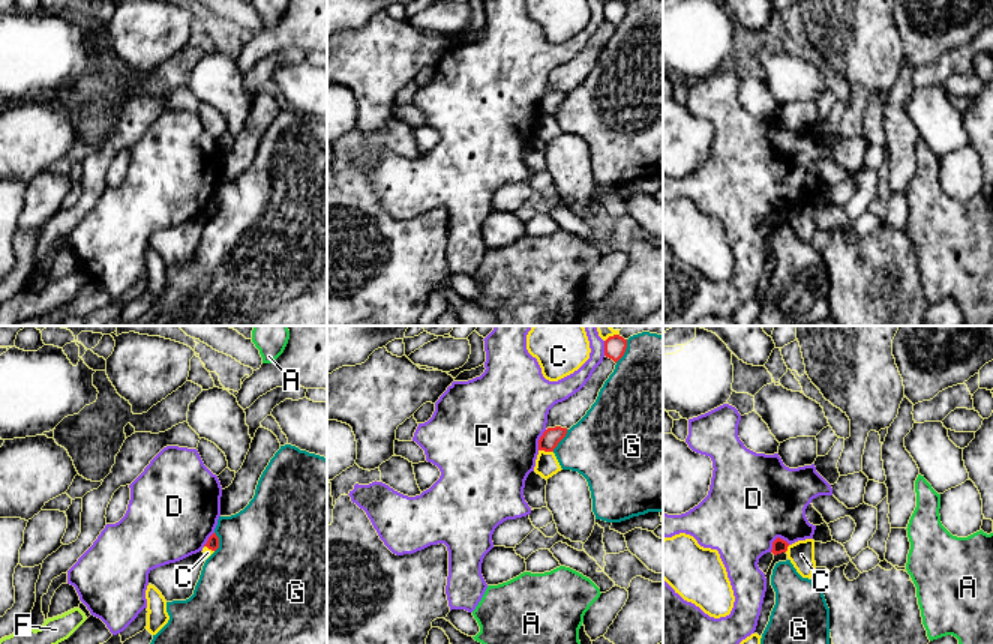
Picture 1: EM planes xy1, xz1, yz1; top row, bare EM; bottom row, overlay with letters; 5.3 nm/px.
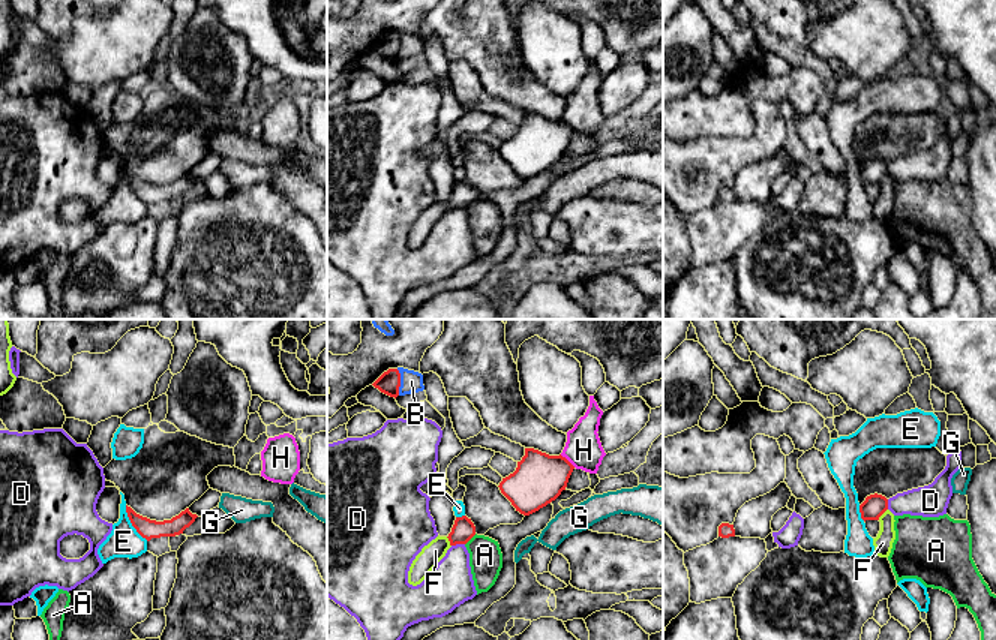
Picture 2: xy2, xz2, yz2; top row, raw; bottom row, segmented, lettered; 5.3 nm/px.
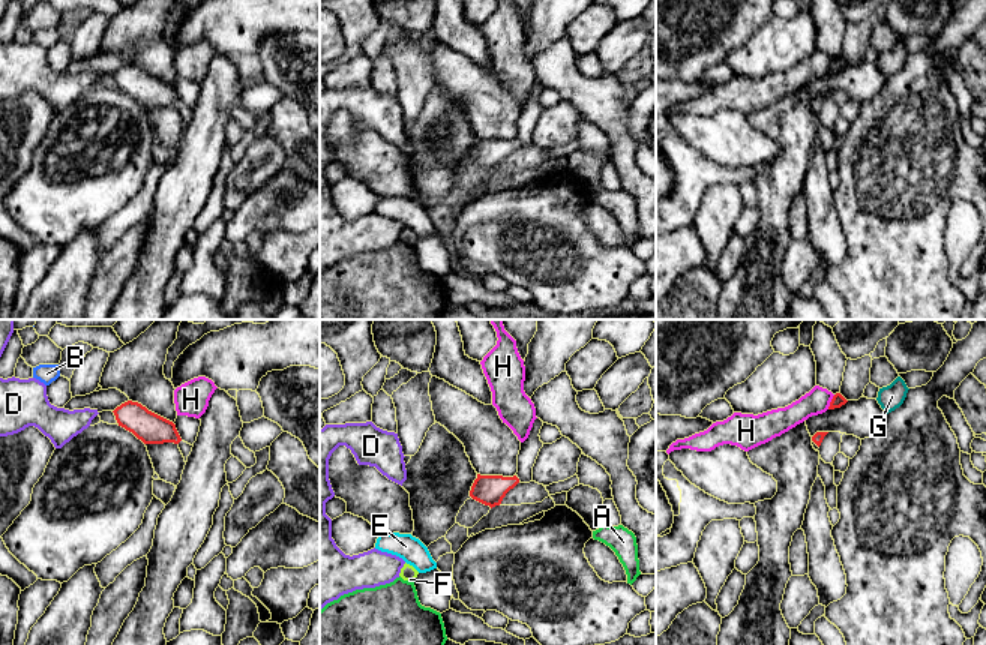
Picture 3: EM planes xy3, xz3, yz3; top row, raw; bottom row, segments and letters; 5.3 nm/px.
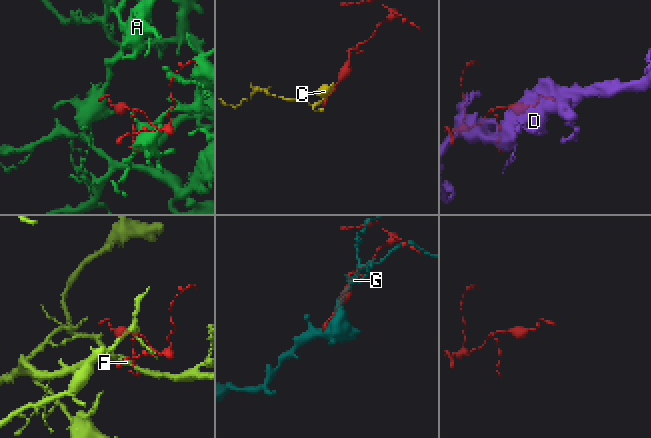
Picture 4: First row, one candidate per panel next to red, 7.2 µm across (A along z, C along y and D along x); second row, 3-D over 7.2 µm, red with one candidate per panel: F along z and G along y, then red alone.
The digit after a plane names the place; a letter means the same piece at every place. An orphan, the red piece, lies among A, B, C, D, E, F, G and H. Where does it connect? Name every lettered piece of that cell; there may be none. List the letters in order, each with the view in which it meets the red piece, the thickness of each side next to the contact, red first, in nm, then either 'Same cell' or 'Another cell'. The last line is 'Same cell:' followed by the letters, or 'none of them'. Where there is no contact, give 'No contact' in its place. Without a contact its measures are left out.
A: Touches red in xz2. Thickness 120 nm (red) against 180 nm. Another cell
B: Touches red in xz2. Thickness 120 nm (red) against 120 nm. Another cell
C: Touches red in xz1. Thickness 100 nm (red) against 130 nm. Another cell
D: Touches red in yz1. Thickness 80 nm (red) against 480 nm. Another cell
E: Touches red in xy2. Thickness 100 nm (red) against 170 nm. Another cell
F: Touches red in yz2. Thickness 120 nm (red) against 100 nm. Another cell
G: Touches red in xz1. Thickness 120 nm (red) against 500 nm. Another cell
H: Touches red in xz2. Thickness 280 nm (red) against 200 nm. Another cell
Same cell: none of them

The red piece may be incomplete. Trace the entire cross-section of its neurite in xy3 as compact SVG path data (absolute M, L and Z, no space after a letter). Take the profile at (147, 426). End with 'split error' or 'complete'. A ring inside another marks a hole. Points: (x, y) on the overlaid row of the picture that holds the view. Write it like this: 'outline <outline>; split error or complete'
outline M128 400L113 412L119 426L132 432L144 444L179 444L182 441L173 422L149 411L138 402Z; complete

